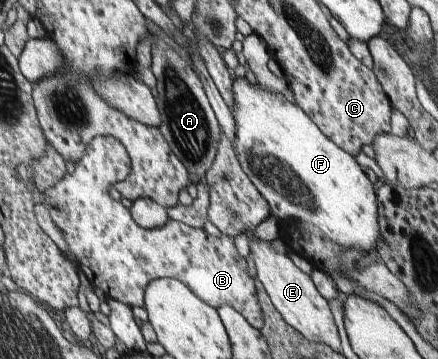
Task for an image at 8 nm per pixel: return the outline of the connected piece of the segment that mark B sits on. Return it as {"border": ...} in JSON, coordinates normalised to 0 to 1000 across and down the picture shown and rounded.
{"border":[[[219,382],[199,407],[194,435],[174,454],[169,485],[153,482],[137,510],[98,535],[96,565],[110,579],[128,630],[142,643],[160,696],[174,710],[178,735],[210,799],[228,802],[244,830],[281,841],[304,858],[331,850],[331,808],[342,783],[374,772],[406,777],[482,855],[498,864],[505,852],[521,850],[548,866],[571,908],[598,919],[605,908],[605,886],[580,786],[584,769],[568,763],[559,721],[543,710],[534,682],[534,655],[514,649],[502,663],[491,655],[479,657],[463,635],[450,638],[395,610],[370,630],[333,638],[308,618],[297,577],[251,549],[247,526],[256,513],[295,493],[299,457],[288,409],[269,387]]]}

